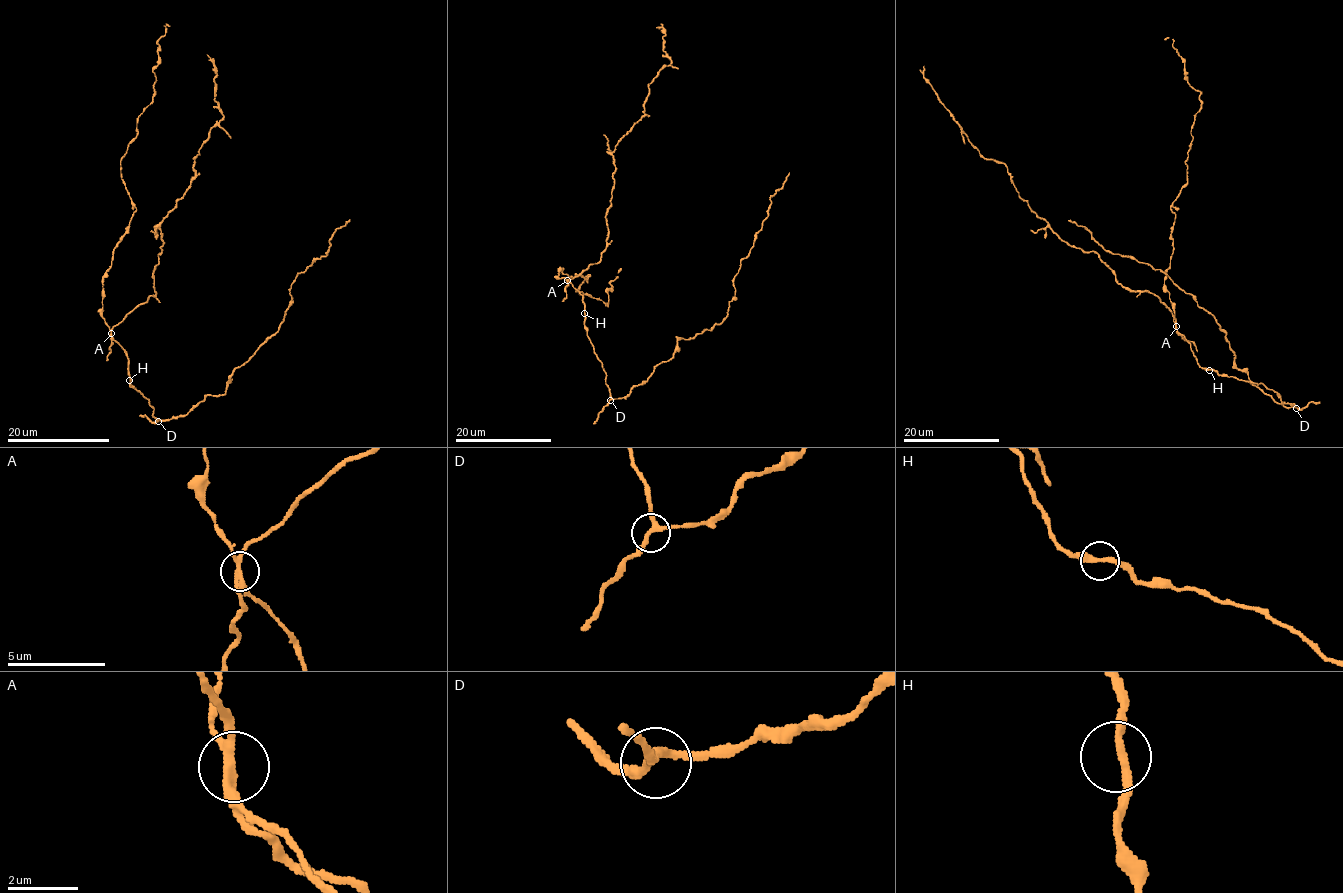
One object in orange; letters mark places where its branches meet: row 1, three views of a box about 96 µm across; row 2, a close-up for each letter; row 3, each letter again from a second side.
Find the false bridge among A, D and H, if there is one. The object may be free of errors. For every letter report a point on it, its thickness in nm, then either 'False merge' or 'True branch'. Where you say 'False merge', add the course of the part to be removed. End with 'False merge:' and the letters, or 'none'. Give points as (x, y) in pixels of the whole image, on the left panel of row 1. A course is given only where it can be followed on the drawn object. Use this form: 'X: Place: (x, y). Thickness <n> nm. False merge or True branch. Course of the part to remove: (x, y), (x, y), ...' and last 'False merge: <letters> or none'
A: Place: (111, 333). Thickness 220 nm. False merge. Course of the part to remove: (111, 334), (154, 295), (160, 223), (188, 187), (194, 159), (223, 116), (206, 55)
D: Place: (158, 421). Thickness 200 nm. True branch
H: Place: (129, 380). Thickness 240 nm. True branch
False merge: A

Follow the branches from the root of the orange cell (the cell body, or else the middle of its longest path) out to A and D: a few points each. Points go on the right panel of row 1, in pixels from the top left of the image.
A: (1208, 370), (1199, 365), (1190, 343), (1176, 326)
D: (1208, 370), (1248, 380), (1277, 402), (1296, 408)

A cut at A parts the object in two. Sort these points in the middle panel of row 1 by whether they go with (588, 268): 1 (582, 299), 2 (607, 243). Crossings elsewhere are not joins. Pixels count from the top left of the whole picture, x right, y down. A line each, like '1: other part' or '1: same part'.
1: other part
2: same part

